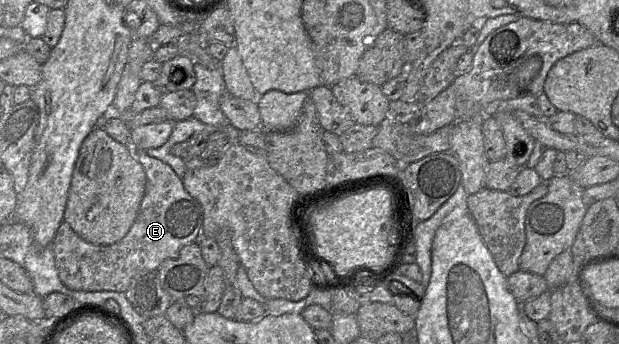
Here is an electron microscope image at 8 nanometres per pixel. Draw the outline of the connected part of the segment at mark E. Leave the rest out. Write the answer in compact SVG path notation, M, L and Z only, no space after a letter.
M133 149L133 154L143 166L146 174L145 193L135 221L127 234L111 245L92 244L82 239L71 226L62 221L51 244L55 264L62 283L75 291L116 291L125 293L132 278L139 272L157 271L167 258L174 258L186 244L198 242L202 235L203 210L200 203L184 188L182 179L166 163L149 156L142 149Z

